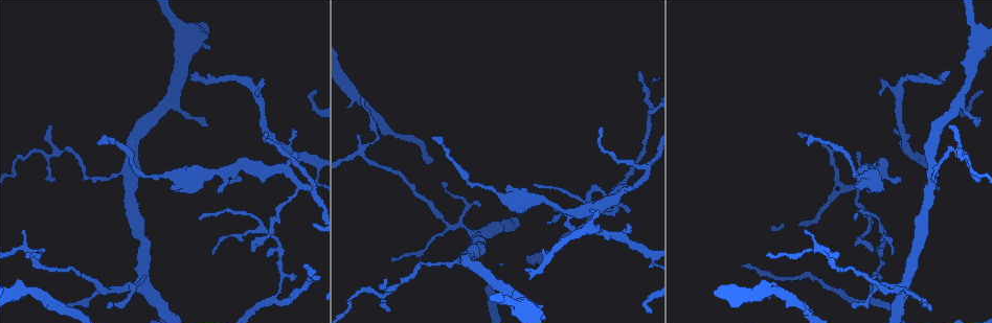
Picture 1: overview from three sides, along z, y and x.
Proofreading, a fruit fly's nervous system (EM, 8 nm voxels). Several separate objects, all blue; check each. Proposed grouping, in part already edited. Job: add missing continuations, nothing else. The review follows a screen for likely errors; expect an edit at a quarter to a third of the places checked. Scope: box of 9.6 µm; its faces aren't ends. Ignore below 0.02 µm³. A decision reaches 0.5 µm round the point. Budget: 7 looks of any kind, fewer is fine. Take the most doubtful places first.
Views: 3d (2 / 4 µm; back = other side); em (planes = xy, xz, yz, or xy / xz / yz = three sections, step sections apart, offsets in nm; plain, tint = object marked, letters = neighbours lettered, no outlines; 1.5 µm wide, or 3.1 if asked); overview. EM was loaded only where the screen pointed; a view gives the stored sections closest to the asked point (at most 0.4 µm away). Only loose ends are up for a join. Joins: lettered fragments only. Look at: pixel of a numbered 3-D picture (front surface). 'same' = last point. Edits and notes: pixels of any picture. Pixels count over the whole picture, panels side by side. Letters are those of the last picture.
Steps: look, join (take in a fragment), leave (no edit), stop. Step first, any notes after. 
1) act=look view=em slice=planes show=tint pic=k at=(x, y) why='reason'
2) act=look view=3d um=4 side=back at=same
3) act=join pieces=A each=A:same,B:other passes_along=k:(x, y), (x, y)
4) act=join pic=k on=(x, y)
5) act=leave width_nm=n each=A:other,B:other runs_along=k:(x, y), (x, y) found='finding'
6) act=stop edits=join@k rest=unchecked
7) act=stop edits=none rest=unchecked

act=look view=3d um=2 pic=1 at=(306, 263) why='an open end'

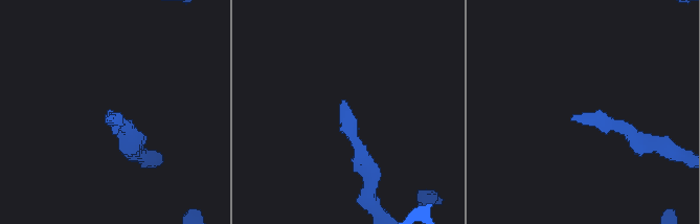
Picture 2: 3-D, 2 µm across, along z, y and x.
act=look view=em slice=planes show=tint pic=2 at=(109, 114) why='shape alone is not enough'

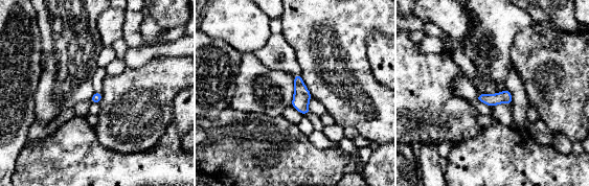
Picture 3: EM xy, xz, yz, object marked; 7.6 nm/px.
act=look view=em slice=planes show=letters at=same why='what lies round it'

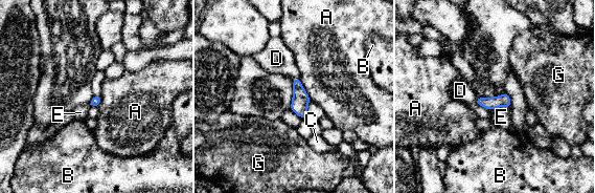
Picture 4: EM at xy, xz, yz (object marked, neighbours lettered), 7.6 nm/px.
act=join pieces=D each=A:other,B:other,C:other,D:same,E:other,G:other passes_along=4:(489, 103), (475, 101), (460, 90) found='the neuron continues'

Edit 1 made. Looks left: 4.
act=look view=overview why='see it whole again'

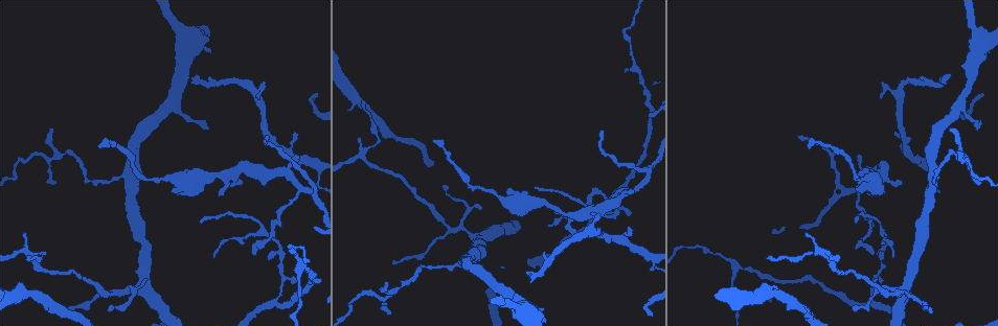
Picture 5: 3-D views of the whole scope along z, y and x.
act=look view=3d um=2 pic=5 at=(193, 79) why='an open end'

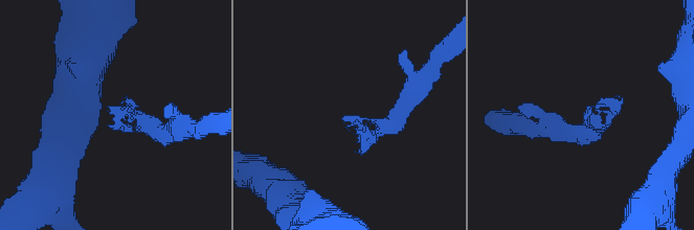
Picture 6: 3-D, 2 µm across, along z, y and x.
act=look view=em slice=planes show=letters pic=6 at=(111, 110)

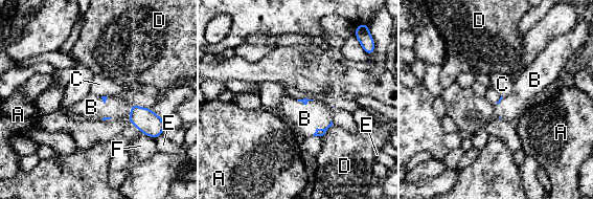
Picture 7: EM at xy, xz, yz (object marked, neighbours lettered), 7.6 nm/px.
act=join pieces=B each=A:other,B:same,C:other,D:other,E:other,F:other found='the neuron continues'

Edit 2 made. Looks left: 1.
act=stop edits=join@4,join@7 rest=unchecked

